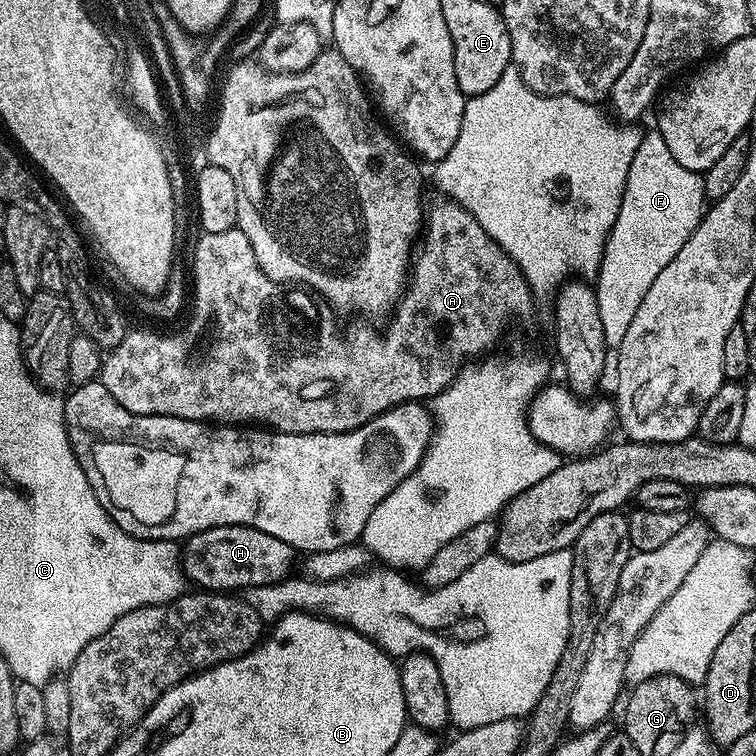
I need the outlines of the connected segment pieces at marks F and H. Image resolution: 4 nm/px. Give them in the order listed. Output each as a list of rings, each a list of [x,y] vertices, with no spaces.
[[[645,131],[634,154],[634,162],[630,162],[630,174],[626,178],[622,206],[604,244],[603,260],[594,282],[603,338],[610,348],[623,345],[628,326],[634,320],[642,299],[654,284],[654,279],[665,269],[663,266],[642,266],[642,254],[646,254],[646,234],[694,234],[705,215],[704,176],[695,167],[678,162],[674,154],[670,154],[670,146],[662,139],[659,131]]]
[[[218,526],[187,537],[182,548],[182,567],[185,577],[200,590],[221,594],[247,590],[258,584],[282,581],[292,568],[294,550],[282,538],[246,526]]]

